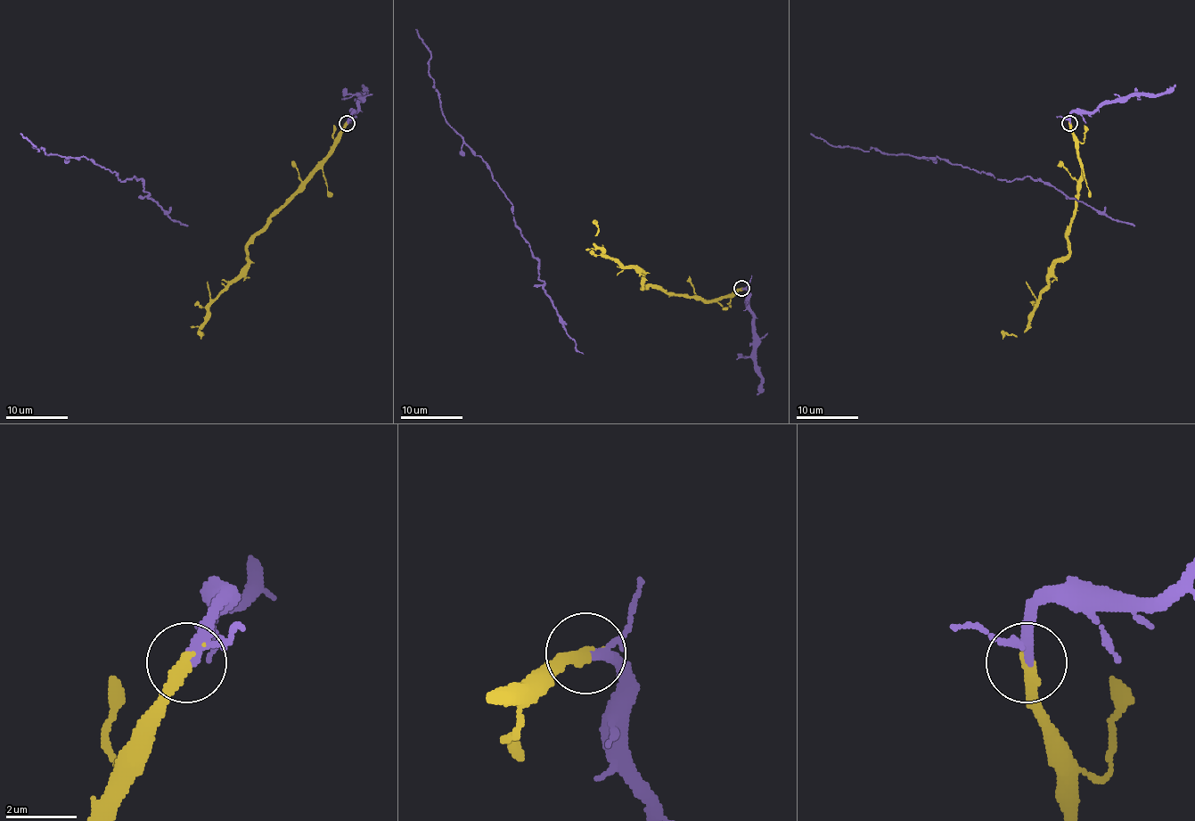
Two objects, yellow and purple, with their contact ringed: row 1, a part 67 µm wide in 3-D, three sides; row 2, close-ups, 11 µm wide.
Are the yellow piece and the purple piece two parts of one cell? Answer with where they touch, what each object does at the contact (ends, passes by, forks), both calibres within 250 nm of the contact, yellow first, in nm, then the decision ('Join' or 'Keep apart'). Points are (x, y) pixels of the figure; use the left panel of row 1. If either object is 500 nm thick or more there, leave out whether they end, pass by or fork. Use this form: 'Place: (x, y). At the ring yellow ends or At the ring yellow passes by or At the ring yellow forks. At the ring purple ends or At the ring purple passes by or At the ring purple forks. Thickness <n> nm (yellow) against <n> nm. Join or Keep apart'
Place: (347, 123). At the ring yellow ends. At the ring purple forks. Thickness 360 nm (yellow) against 200 nm. Join

